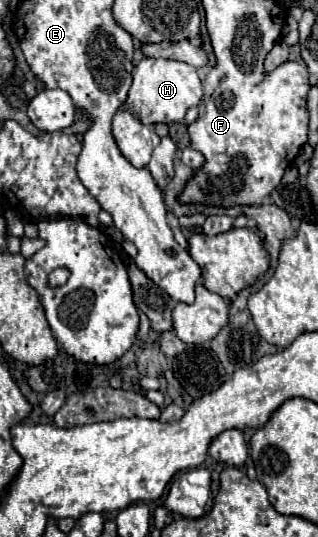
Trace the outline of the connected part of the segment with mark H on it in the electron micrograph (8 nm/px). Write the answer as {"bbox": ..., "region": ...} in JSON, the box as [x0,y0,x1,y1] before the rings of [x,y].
{"bbox":[127,57,203,125],"region":[[[143,57],[133,71],[133,83],[127,95],[127,105],[147,125],[179,123],[183,121],[189,107],[201,103],[201,95],[203,95],[203,85],[195,67],[183,61]]]}

